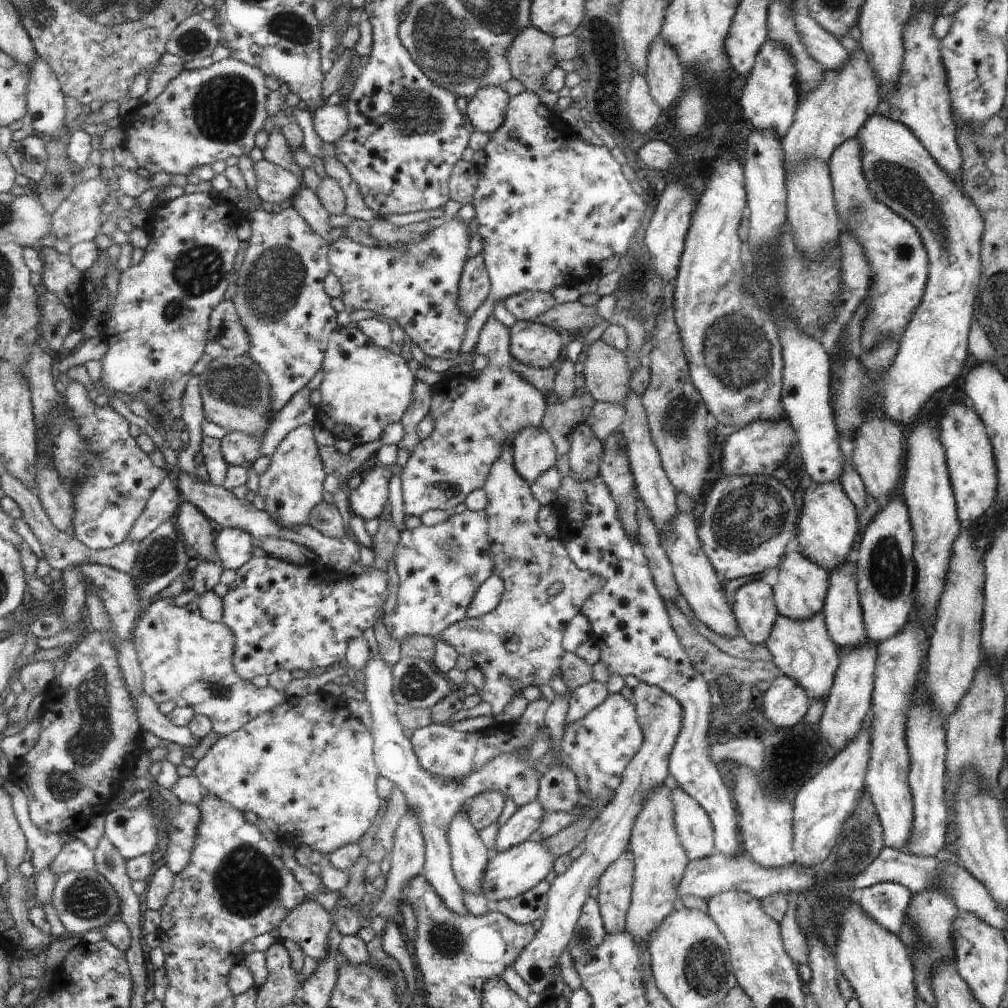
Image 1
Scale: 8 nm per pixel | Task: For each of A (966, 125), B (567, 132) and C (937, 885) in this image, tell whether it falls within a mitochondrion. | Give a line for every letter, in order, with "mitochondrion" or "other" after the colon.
A: other
B: other
C: other

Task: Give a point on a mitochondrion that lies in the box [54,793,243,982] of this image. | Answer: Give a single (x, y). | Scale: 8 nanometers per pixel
(87, 899)

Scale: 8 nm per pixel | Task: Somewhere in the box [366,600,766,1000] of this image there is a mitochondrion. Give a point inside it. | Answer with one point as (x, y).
(703, 965)

